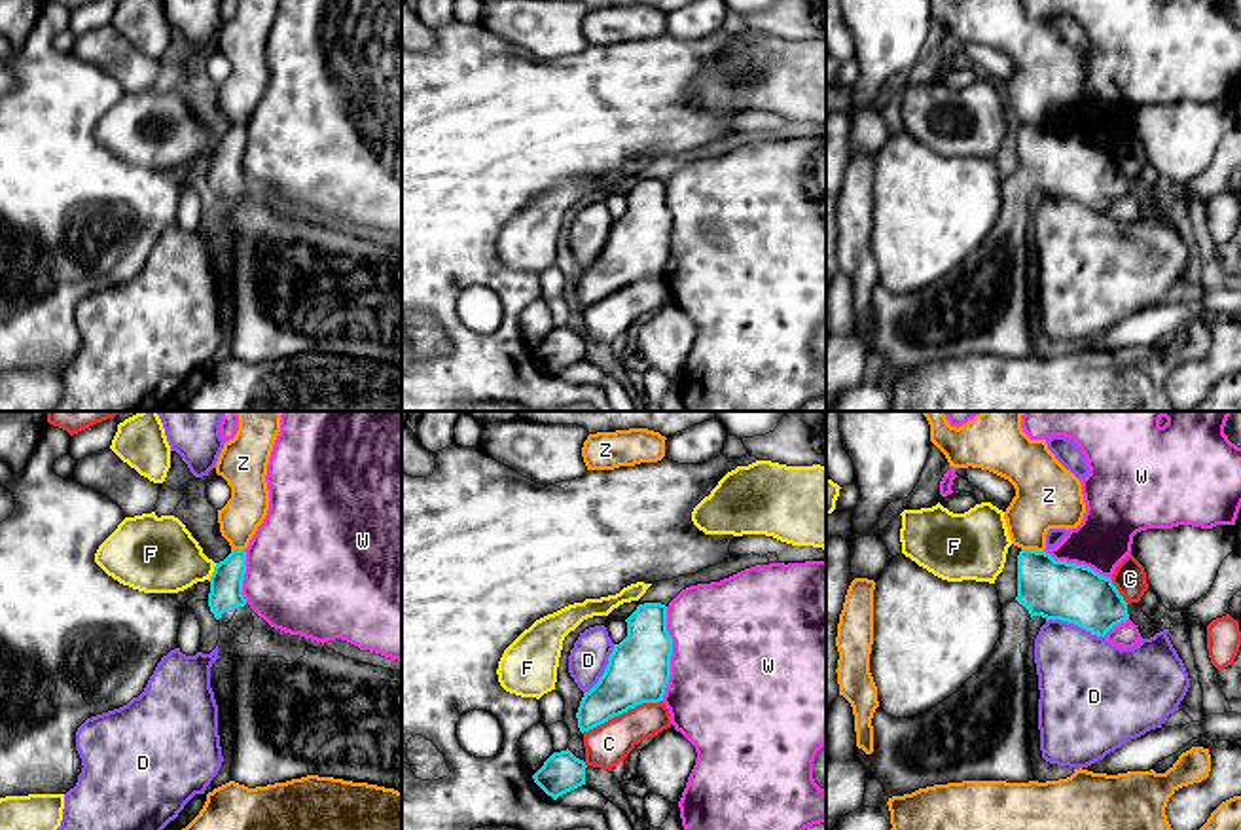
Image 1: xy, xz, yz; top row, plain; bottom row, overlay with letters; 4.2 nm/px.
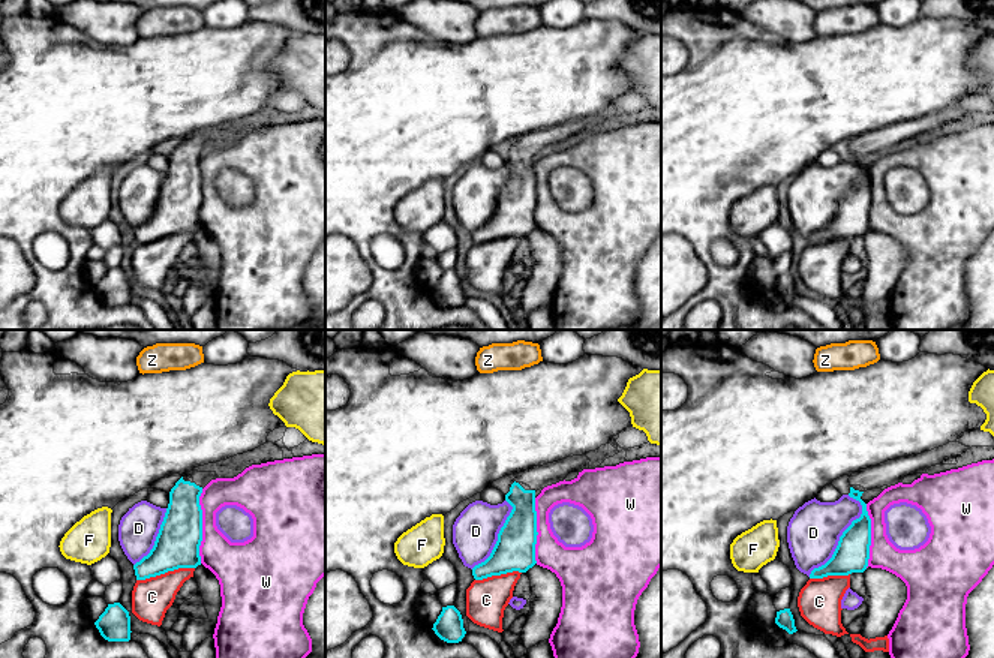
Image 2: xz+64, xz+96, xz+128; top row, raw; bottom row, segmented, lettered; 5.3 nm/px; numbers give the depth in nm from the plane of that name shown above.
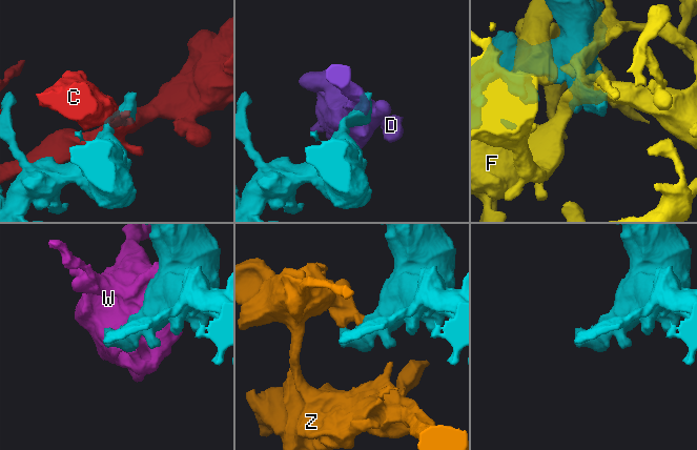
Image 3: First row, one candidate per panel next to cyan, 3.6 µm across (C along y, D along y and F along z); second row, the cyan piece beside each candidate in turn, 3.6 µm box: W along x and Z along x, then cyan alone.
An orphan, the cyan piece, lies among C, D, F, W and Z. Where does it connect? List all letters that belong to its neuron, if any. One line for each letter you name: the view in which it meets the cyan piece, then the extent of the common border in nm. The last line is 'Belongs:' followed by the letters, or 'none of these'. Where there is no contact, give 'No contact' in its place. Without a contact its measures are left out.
Belongs: none of these

